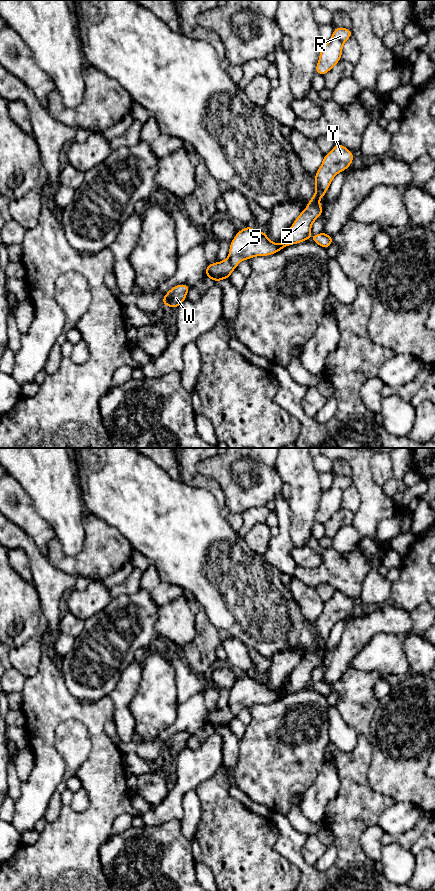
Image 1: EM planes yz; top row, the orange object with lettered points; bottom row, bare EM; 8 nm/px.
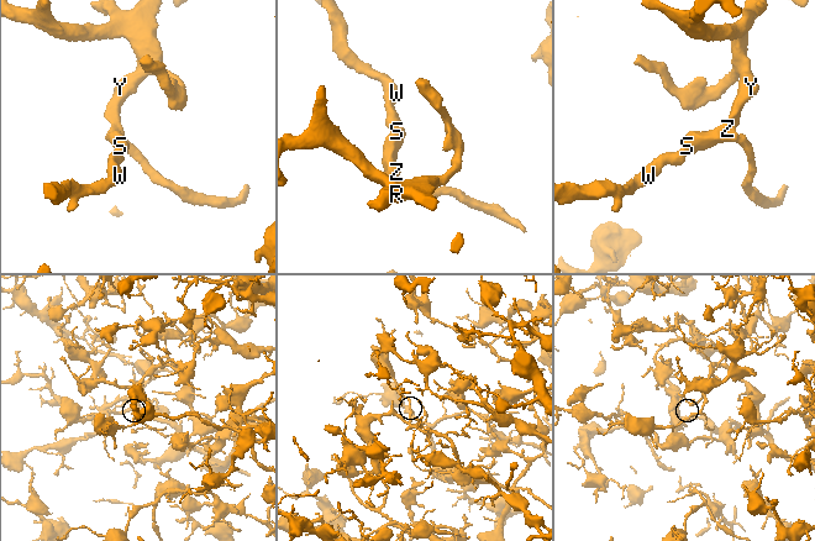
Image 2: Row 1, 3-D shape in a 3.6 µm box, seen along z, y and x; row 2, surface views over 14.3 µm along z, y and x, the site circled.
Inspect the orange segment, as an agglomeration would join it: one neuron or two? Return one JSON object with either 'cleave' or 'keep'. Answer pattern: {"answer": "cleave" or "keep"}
{"answer": "keep"}

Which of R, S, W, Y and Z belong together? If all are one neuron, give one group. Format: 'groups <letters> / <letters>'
groups R S W Y Z

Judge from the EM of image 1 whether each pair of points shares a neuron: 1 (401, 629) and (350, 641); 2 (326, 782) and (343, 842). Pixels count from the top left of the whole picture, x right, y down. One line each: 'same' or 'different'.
1: same
2: different

